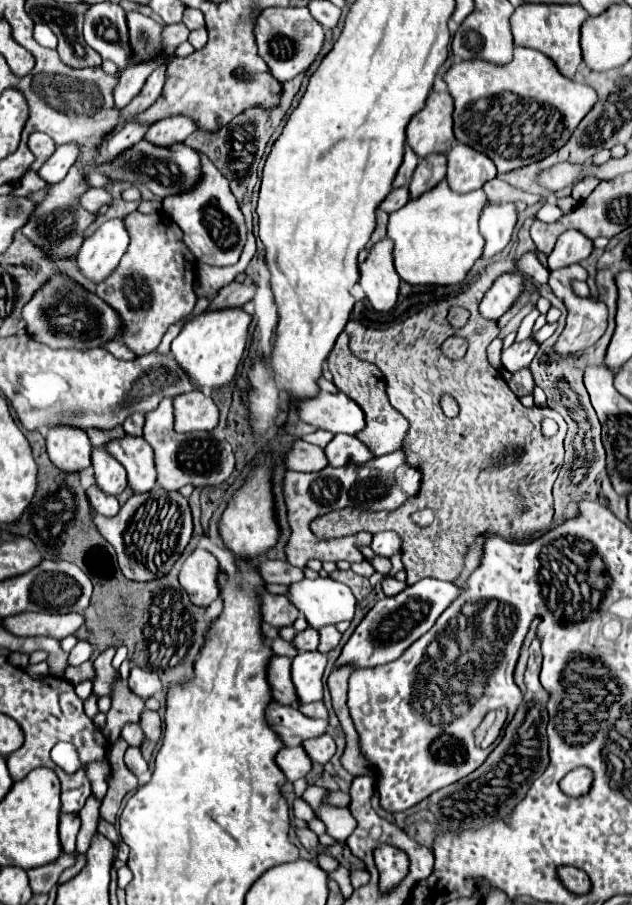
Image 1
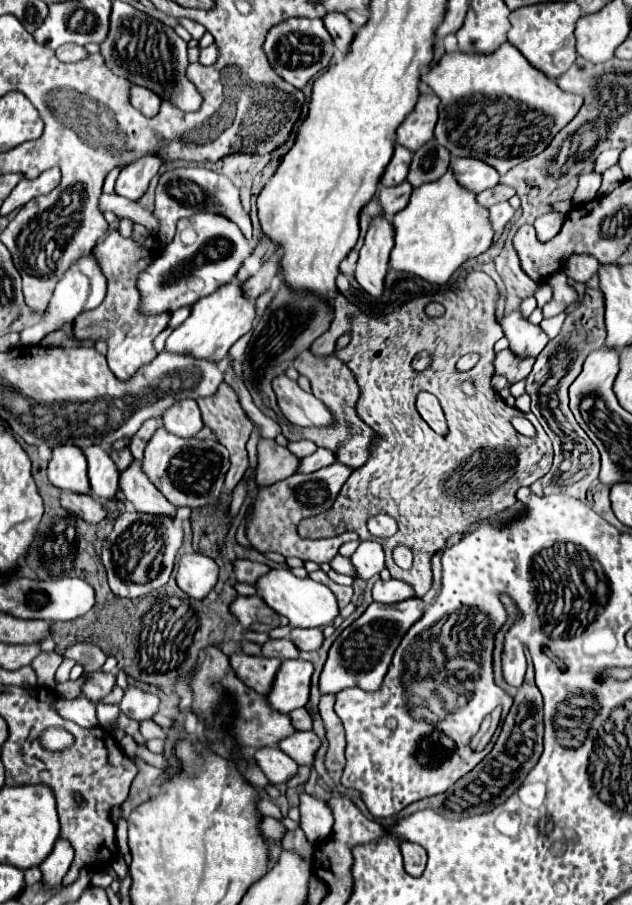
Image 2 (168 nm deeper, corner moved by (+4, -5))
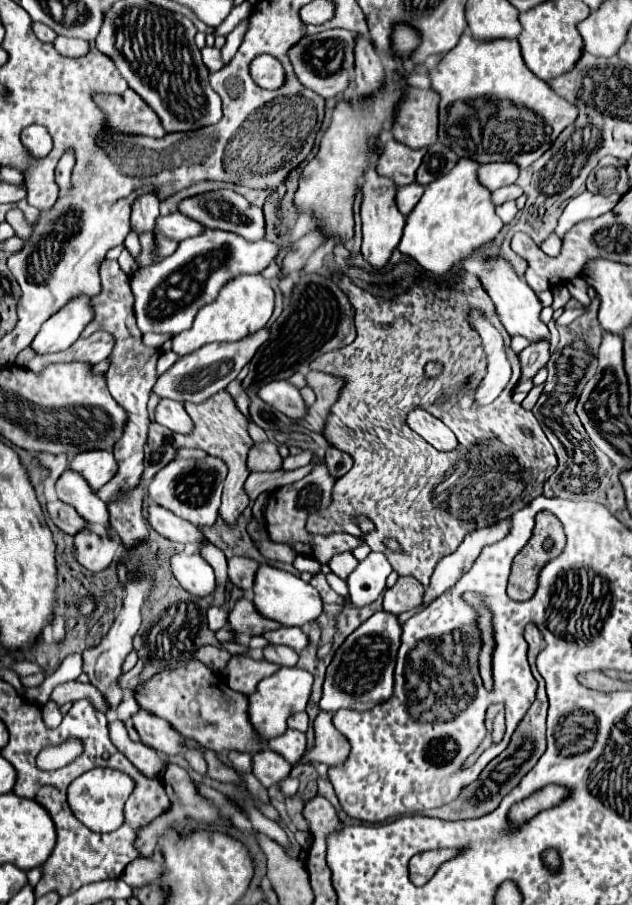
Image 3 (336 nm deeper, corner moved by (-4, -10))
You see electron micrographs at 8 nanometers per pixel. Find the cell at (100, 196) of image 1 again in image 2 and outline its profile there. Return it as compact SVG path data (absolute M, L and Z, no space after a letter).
M102 193L102 197L100 197L100 209L102 209L102 213L106 213L106 211L112 211L116 217L128 217L128 219L132 219L134 223L140 223L140 225L144 225L152 235L156 235L158 233L158 221L152 217L152 213L150 211L146 211L146 209L142 209L138 203L134 203L134 201L126 201L124 197L120 197L120 195L116 195L116 193Z

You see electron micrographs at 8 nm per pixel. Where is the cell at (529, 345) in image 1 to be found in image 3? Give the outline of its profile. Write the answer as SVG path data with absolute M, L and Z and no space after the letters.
M496 250L490 254L490 260L492 260L492 268L488 270L488 274L486 274L484 278L480 278L480 282L482 282L484 290L488 292L488 296L492 298L492 302L496 304L500 322L502 322L502 326L506 328L506 332L508 332L510 336L520 334L520 336L528 338L530 342L548 338L550 332L548 332L546 324L542 324L542 320L540 320L542 304L540 304L540 300L538 300L538 296L534 294L534 290L526 284L524 278L520 278L520 276L514 272L514 268L510 266L510 262L508 262L504 256L498 256Z

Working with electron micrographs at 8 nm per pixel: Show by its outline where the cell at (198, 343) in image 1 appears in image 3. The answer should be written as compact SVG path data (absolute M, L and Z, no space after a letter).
M240 274L238 278L232 278L220 290L220 296L216 298L216 302L206 304L198 312L190 330L178 334L172 340L172 350L178 356L186 356L210 342L236 342L252 332L264 328L272 316L272 310L274 310L274 290L266 282L266 278L262 274Z

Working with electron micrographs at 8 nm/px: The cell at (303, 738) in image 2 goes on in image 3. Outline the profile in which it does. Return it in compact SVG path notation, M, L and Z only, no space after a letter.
M286 730L282 736L276 736L274 740L270 740L268 748L276 750L290 764L294 764L306 752L306 736L298 730Z

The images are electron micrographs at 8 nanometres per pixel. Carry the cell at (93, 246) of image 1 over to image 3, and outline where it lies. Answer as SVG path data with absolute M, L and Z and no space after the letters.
M86 296L74 298L48 322L44 322L44 326L32 340L30 348L38 354L52 354L70 348L80 338L80 332L86 328L92 316L94 314L90 306L90 298Z

